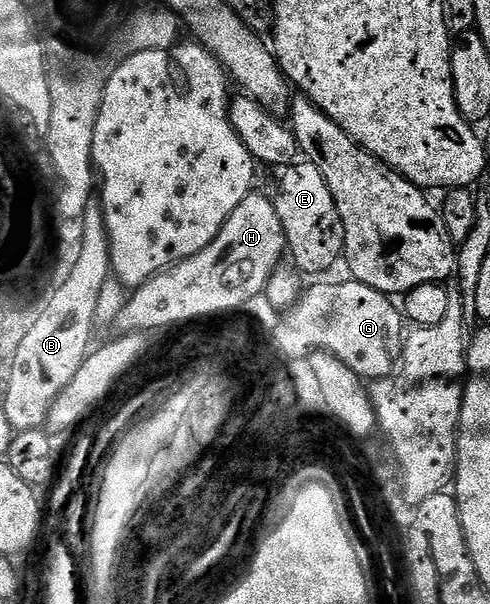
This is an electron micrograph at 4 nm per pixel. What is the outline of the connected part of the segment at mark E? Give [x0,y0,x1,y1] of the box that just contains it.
[273,162,345,278]

